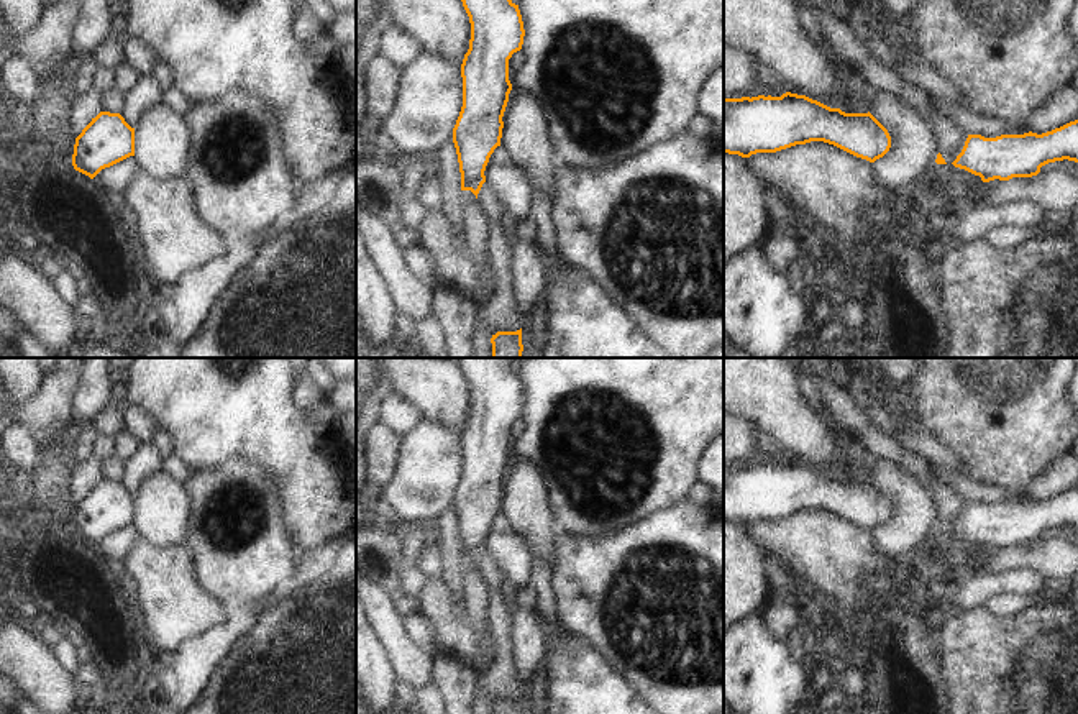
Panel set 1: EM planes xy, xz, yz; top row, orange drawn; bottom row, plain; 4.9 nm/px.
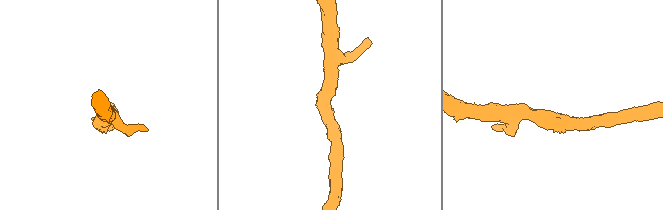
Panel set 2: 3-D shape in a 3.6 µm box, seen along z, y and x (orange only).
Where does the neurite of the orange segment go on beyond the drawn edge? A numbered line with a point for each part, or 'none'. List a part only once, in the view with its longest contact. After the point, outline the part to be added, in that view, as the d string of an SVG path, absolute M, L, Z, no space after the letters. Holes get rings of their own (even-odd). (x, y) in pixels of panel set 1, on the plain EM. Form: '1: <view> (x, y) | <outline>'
none

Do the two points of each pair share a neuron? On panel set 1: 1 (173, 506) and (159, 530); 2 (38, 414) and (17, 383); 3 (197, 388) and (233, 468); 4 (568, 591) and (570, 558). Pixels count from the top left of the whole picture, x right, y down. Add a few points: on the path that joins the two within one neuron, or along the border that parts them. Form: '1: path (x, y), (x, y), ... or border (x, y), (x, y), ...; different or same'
1: path (166, 512), (161, 517), (161, 524); same
2: border (45, 375), (43, 386), (17, 406); different
3: border (266, 466), (243, 457), (225, 457), (192, 470); different
4: path (570, 583), (570, 567); same

